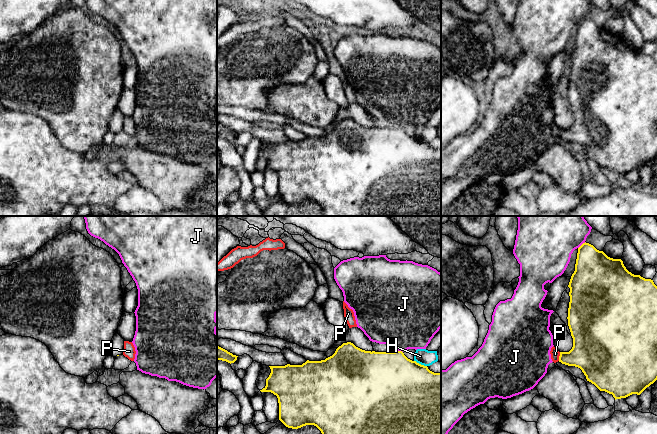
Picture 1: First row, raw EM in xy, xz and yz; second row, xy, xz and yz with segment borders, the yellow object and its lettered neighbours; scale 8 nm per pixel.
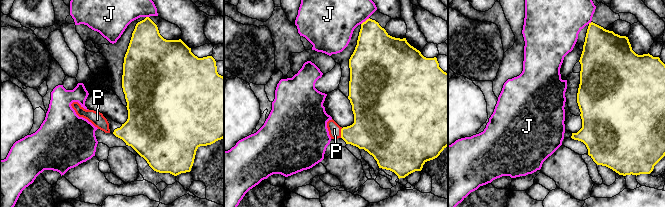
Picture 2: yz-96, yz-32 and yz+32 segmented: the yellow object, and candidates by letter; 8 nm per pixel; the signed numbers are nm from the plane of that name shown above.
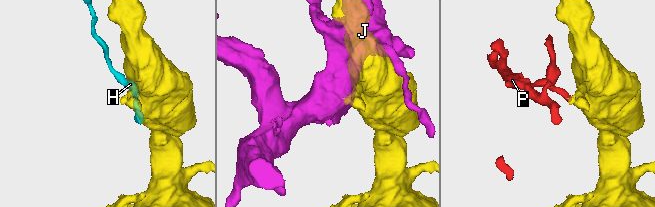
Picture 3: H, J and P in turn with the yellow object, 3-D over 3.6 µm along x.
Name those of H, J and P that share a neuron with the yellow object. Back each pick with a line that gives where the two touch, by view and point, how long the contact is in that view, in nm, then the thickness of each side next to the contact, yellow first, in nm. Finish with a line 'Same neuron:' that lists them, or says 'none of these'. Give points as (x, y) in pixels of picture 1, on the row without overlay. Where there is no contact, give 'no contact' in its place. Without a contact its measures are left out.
Same neuron: none of these

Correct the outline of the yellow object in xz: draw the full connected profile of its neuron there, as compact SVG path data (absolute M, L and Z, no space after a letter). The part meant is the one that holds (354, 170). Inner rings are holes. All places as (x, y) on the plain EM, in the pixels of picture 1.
M347 118L339 122L335 129L321 137L307 136L302 141L269 142L271 149L261 168L271 168L278 174L279 196L288 204L298 205L306 201L316 202L323 216L441 216L441 149L434 149L427 142L408 135L402 127L365 127Z

